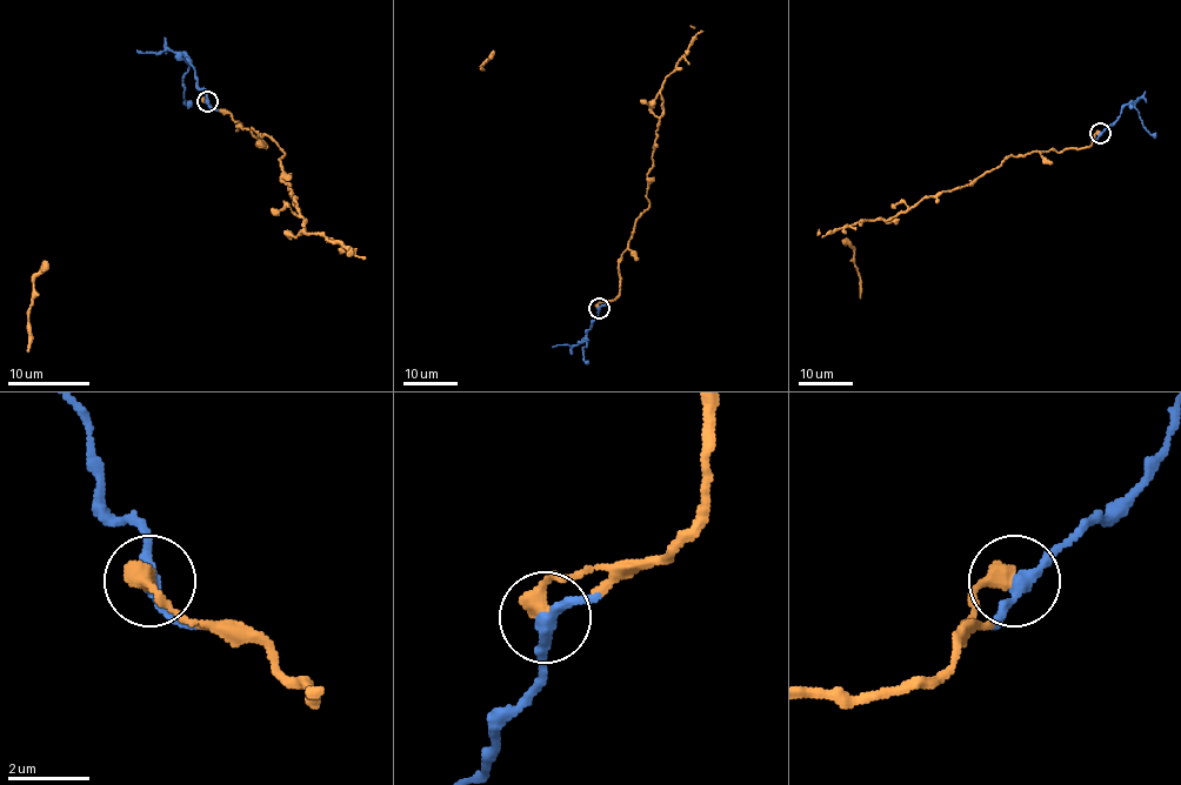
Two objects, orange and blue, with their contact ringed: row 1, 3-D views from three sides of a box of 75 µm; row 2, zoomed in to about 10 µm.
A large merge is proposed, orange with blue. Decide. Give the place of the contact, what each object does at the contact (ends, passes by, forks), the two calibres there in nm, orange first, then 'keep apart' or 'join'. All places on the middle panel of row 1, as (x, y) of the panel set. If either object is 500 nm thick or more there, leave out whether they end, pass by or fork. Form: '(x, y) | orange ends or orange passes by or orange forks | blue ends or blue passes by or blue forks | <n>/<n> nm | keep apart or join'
(599, 308) | orange ends | blue passes by | 460/280 nm | join

